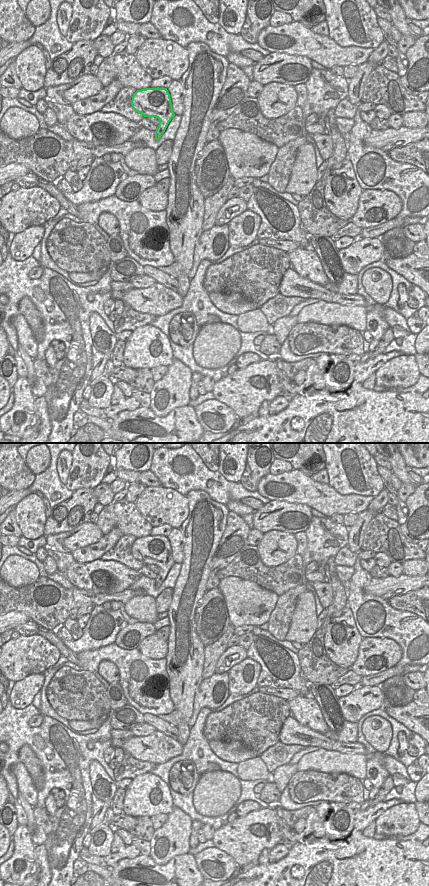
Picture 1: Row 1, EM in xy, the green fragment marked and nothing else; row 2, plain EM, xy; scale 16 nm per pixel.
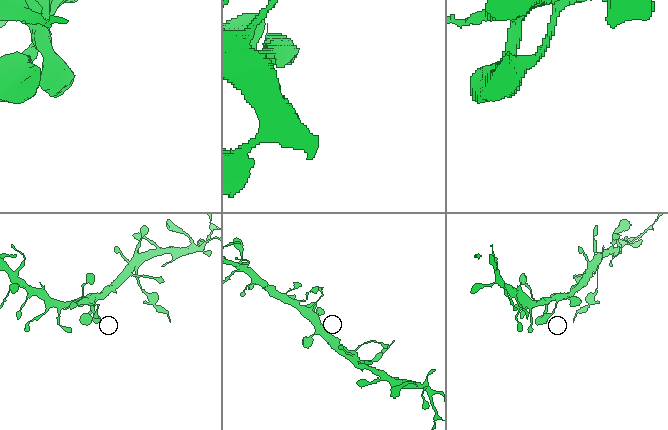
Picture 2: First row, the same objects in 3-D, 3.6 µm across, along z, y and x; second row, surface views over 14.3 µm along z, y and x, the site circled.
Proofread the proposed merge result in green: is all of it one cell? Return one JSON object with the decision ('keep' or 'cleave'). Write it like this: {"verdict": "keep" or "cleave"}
{"verdict": "keep"}

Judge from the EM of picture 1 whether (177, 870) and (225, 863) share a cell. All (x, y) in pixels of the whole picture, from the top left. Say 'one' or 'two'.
two

